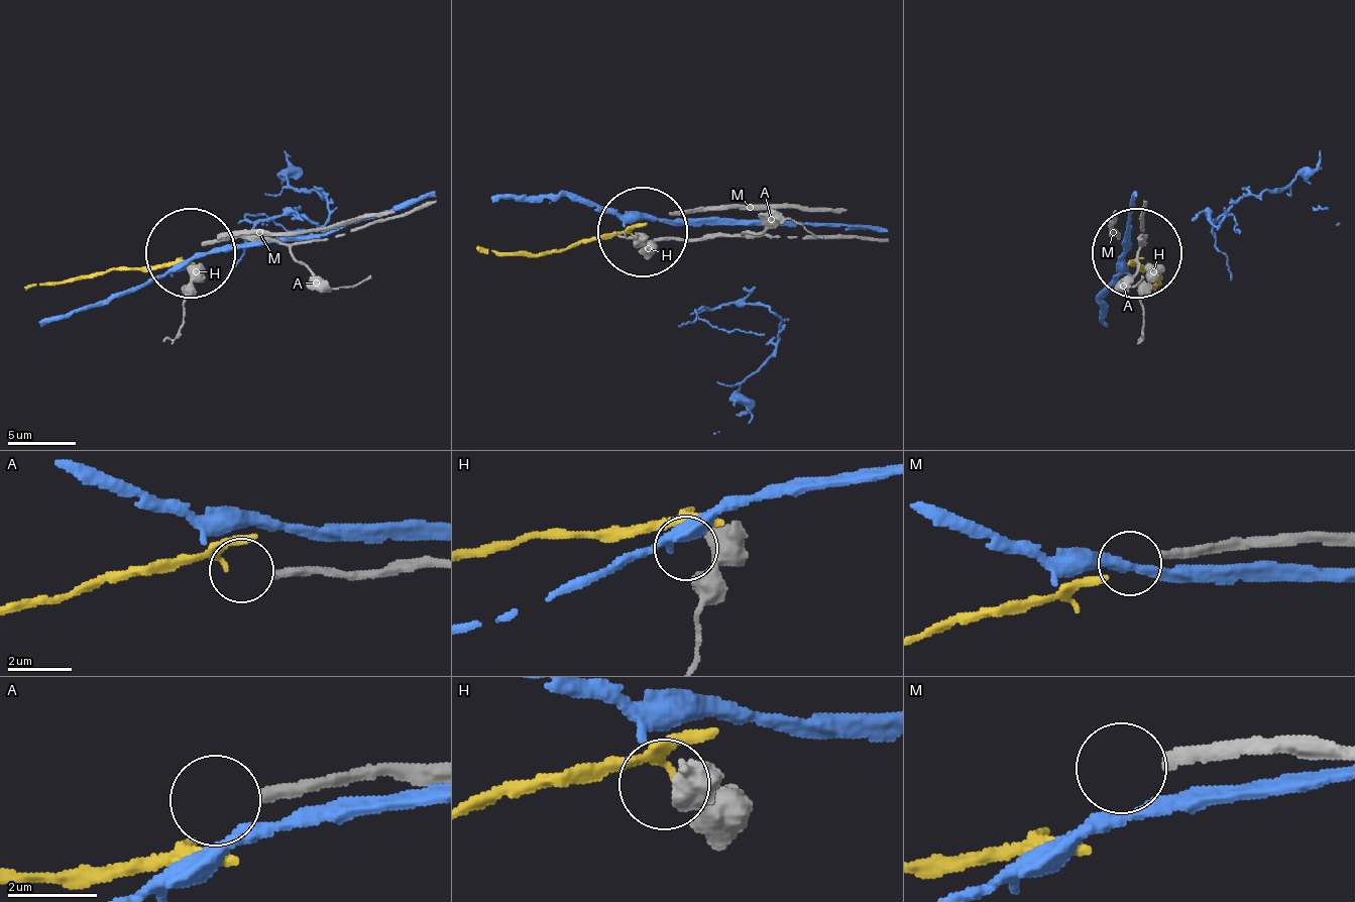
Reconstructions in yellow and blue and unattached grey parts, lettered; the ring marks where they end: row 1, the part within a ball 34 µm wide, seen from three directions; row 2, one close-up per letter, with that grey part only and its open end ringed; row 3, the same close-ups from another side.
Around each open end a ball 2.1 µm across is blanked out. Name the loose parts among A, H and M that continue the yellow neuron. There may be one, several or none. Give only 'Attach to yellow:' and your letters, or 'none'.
Attach to yellow: none

